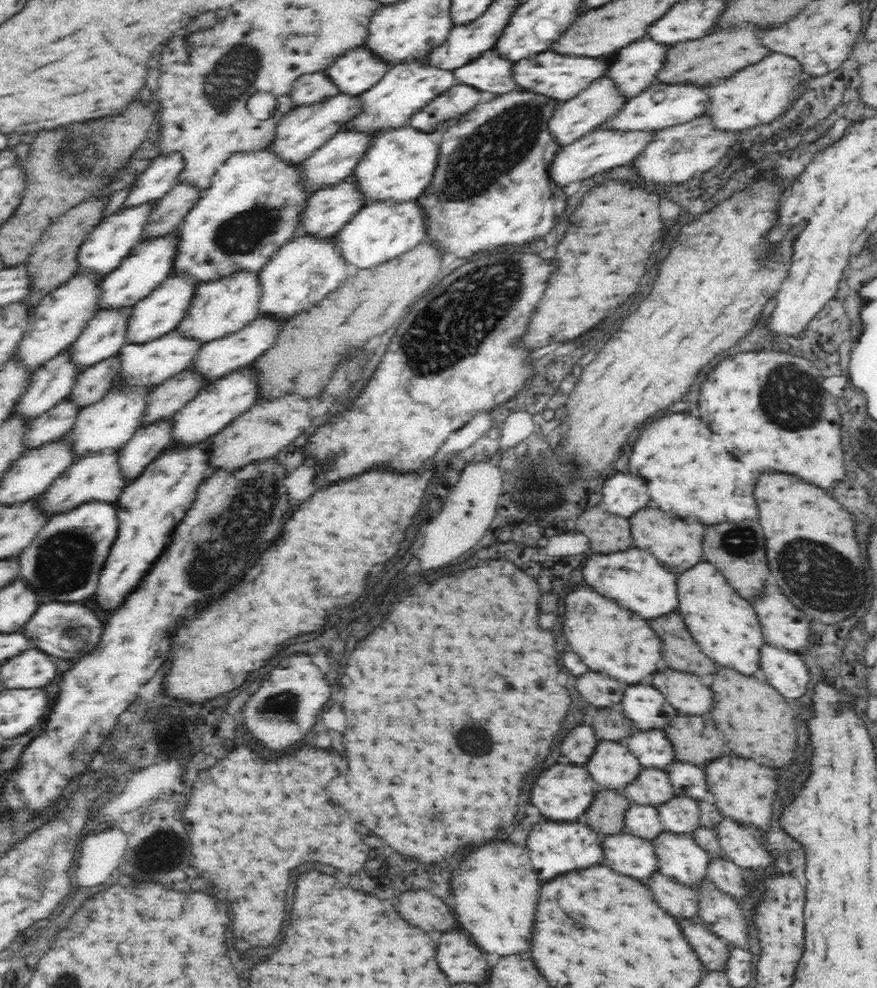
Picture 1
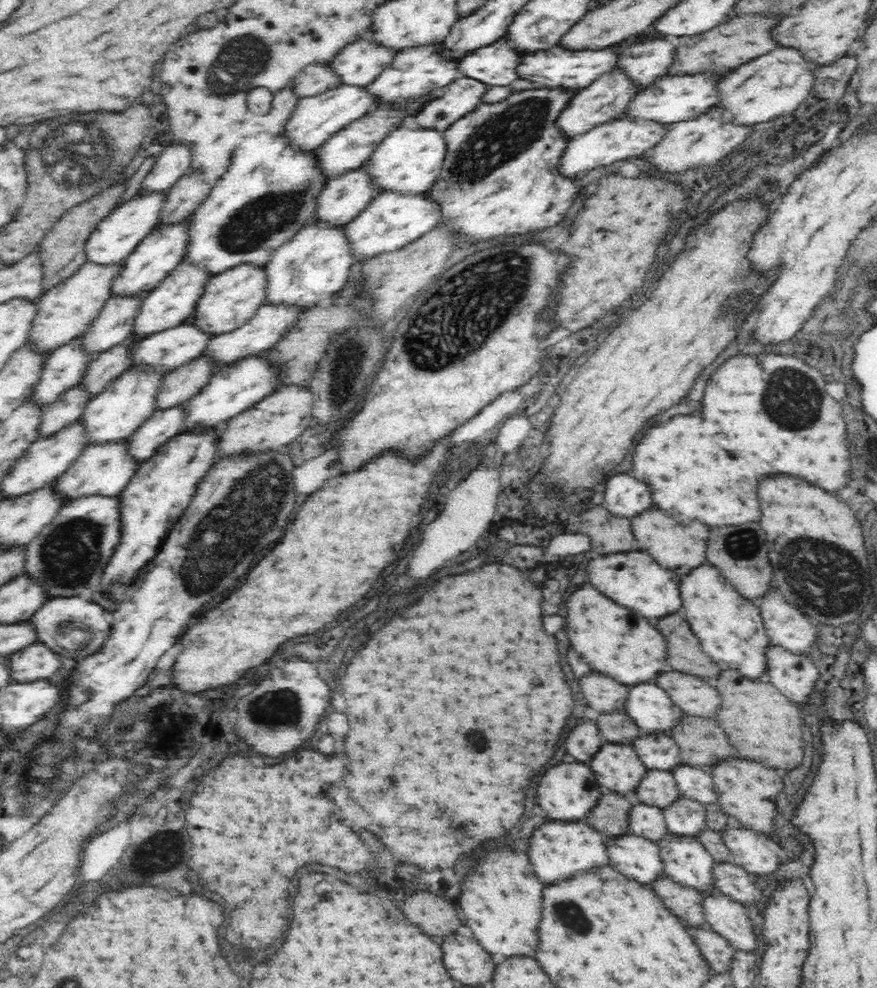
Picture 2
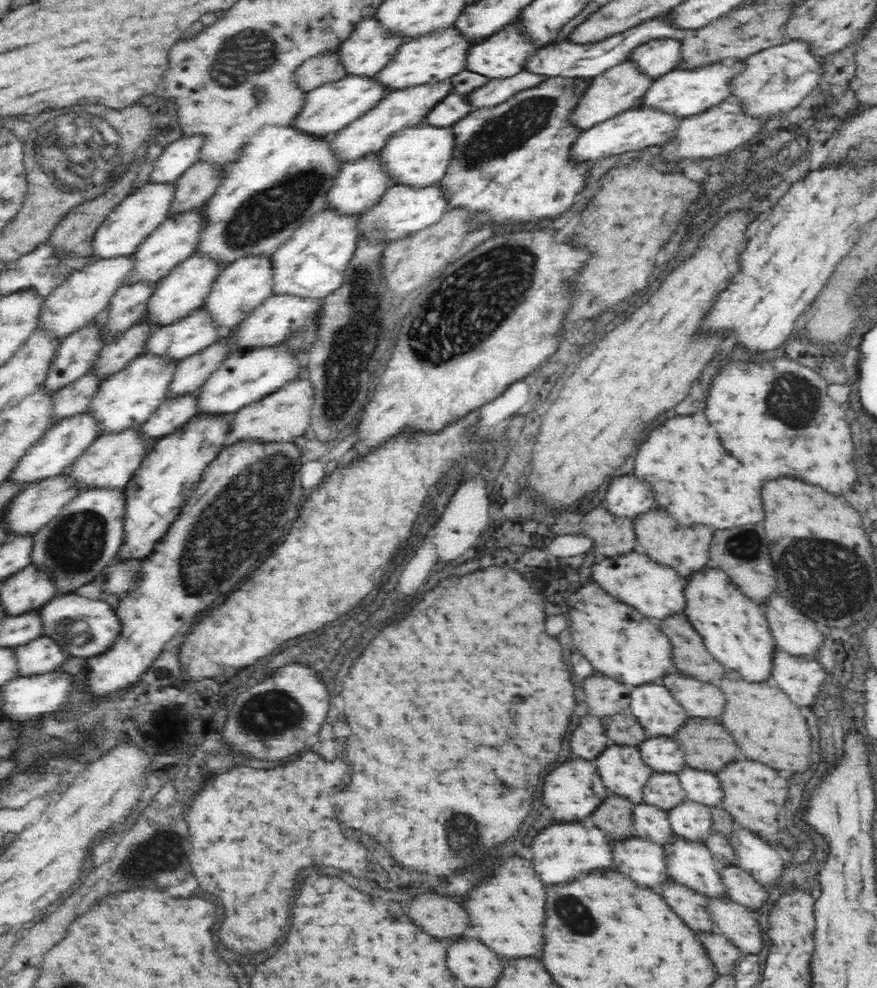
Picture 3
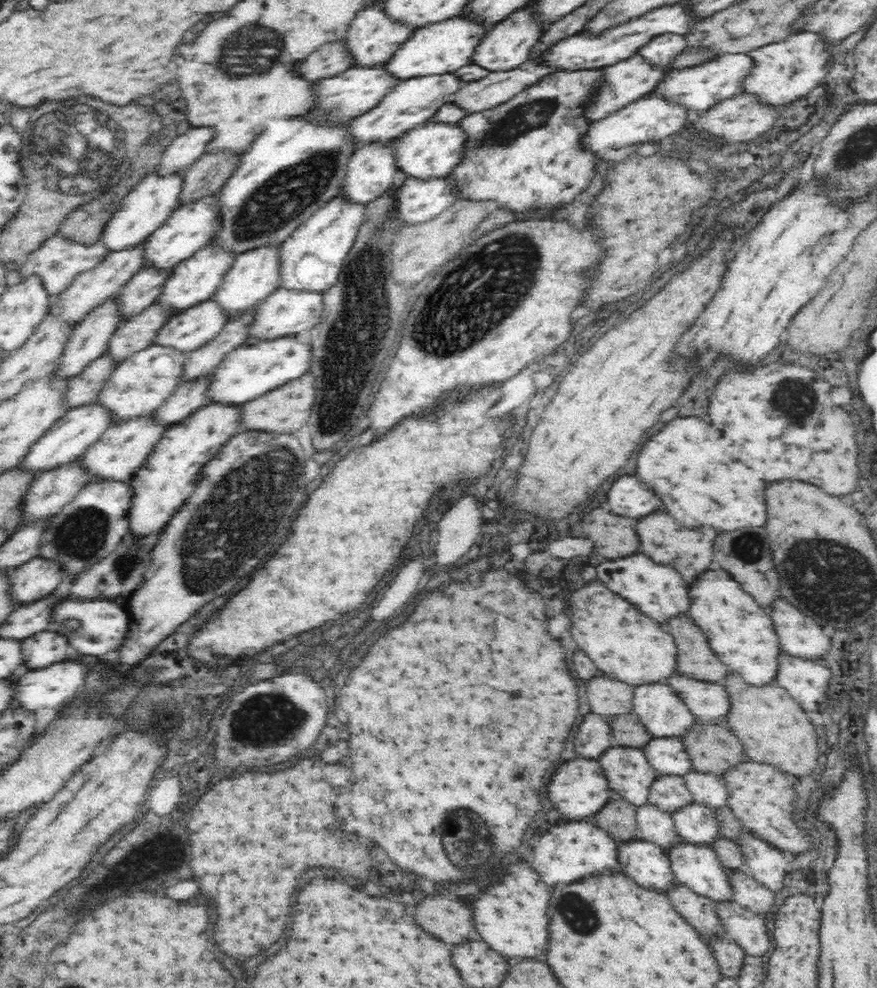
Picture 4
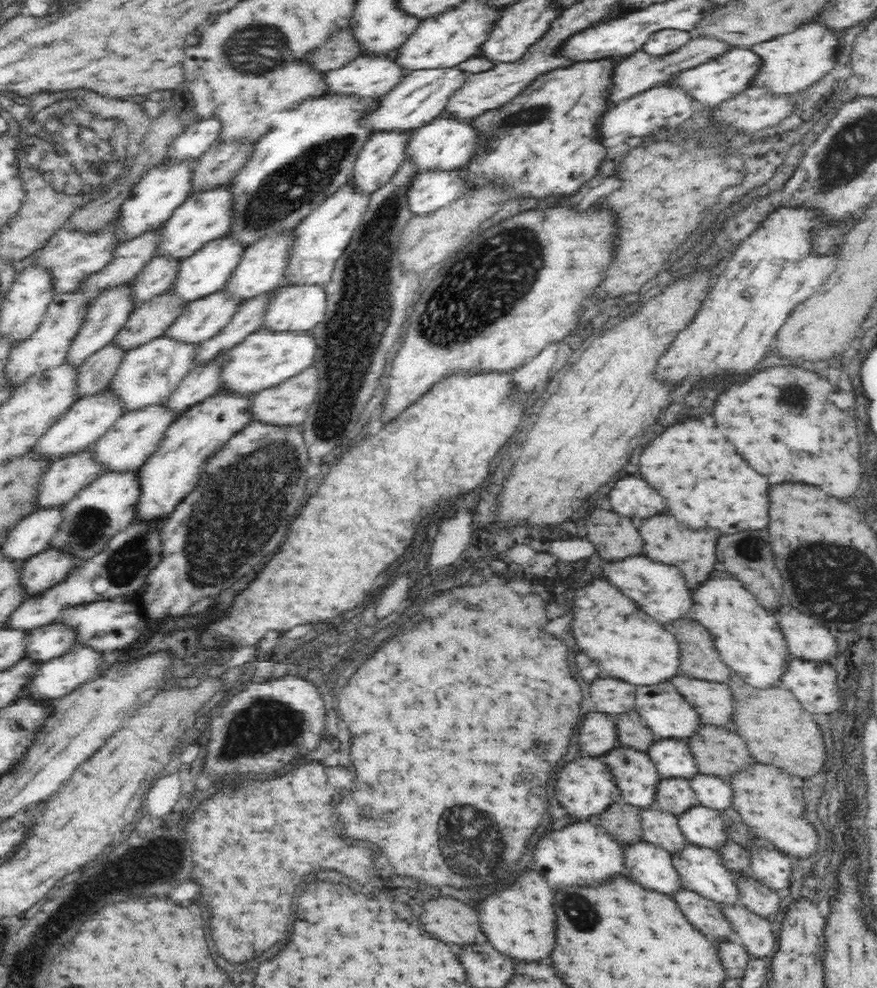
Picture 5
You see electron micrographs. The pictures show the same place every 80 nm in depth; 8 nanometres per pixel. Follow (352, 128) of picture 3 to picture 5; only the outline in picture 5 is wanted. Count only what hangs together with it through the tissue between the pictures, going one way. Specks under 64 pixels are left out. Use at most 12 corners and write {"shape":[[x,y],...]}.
{"shape":[[456,67],[411,70],[368,116],[371,132],[442,116],[467,79]]}

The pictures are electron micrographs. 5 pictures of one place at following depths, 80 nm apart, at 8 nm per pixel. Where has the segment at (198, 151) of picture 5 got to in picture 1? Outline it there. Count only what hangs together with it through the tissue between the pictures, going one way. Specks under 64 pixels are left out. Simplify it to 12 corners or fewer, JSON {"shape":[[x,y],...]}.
{"shape":[[180,152],[158,155],[121,208],[158,202],[185,167]]}

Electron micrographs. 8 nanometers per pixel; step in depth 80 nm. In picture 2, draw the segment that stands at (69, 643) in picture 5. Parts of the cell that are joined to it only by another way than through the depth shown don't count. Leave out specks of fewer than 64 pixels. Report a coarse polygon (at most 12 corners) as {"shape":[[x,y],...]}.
{"shape":[[38,641],[8,656],[13,682],[50,679],[60,656]]}

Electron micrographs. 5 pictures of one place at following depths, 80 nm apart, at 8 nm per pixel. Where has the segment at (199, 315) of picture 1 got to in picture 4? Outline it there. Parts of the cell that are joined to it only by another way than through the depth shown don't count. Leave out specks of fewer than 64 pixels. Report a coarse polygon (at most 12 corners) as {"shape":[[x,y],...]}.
{"shape":[[282,243],[238,253],[214,299],[237,315],[280,288]]}

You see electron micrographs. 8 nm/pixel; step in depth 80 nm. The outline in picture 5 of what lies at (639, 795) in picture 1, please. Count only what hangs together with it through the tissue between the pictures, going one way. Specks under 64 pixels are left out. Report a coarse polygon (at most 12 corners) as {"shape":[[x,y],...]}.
{"shape":[[688,780],[658,784],[656,807],[681,815],[699,804]]}

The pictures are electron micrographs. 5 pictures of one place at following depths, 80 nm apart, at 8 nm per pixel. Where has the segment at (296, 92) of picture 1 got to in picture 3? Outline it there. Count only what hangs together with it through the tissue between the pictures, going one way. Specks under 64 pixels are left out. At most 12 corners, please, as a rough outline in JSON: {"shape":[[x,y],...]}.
{"shape":[[340,47],[304,59],[294,76],[304,91],[342,78]]}

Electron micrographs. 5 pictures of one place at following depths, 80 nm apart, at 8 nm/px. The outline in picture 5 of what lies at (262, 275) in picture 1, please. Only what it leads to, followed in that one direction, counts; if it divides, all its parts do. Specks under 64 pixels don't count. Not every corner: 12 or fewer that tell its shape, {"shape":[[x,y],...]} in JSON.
{"shape":[[350,178],[294,228],[288,284],[329,282],[371,196]]}

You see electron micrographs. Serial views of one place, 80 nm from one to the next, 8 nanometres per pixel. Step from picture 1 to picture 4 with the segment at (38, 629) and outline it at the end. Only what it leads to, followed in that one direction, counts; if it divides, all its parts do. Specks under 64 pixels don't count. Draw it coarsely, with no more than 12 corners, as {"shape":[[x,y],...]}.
{"shape":[[64,600],[54,631],[84,655],[112,656],[133,623],[127,606]]}

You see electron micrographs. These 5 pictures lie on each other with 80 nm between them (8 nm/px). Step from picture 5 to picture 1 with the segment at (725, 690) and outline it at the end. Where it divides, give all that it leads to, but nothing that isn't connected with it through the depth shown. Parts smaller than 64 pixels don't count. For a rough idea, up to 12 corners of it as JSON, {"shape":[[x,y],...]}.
{"shape":[[666,670],[652,684],[684,714],[714,708],[698,676]]}

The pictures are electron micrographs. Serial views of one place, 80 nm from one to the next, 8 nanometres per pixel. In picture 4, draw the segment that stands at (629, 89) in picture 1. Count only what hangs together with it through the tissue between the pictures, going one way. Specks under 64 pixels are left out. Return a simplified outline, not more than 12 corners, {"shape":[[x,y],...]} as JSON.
{"shape":[[665,32],[639,48],[665,67],[687,45],[686,34]]}

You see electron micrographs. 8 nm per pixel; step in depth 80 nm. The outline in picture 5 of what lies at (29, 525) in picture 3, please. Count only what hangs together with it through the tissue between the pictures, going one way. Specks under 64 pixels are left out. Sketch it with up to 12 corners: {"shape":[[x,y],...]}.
{"shape":[[92,448],[54,458],[35,508],[64,506],[106,464]]}

